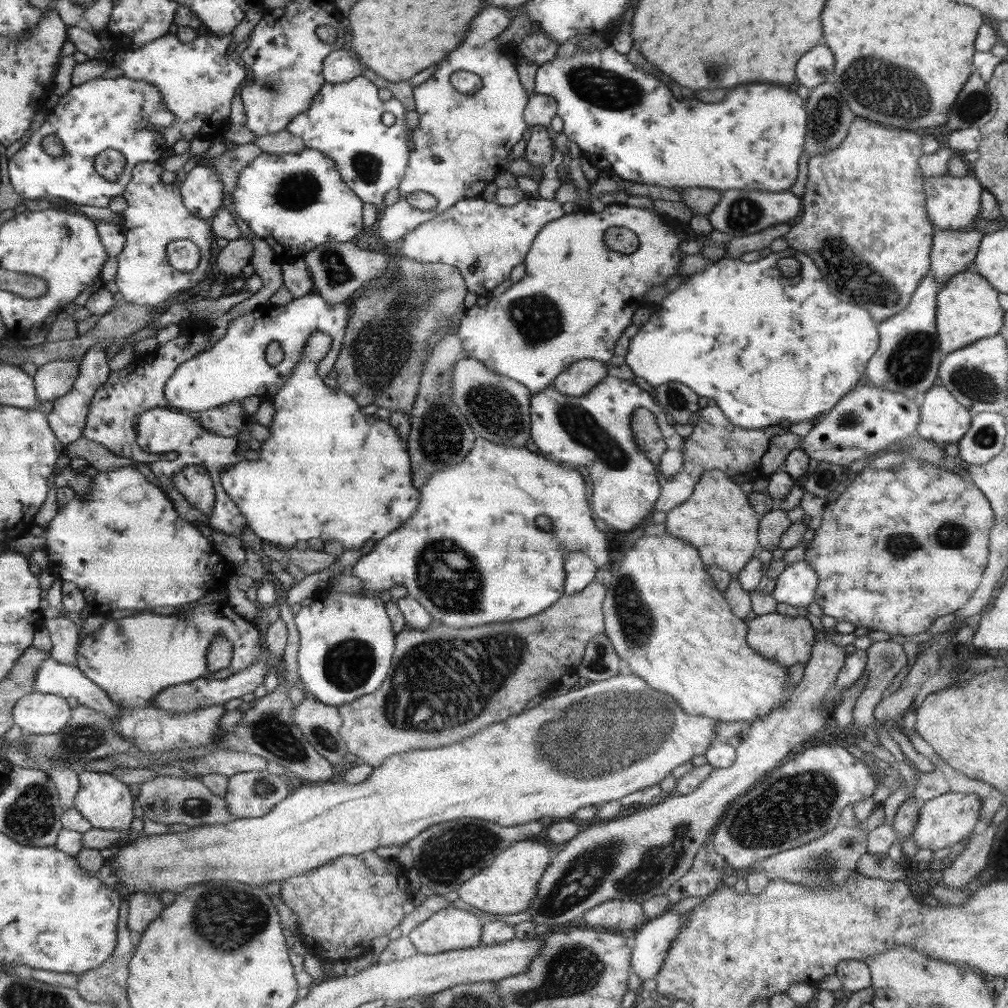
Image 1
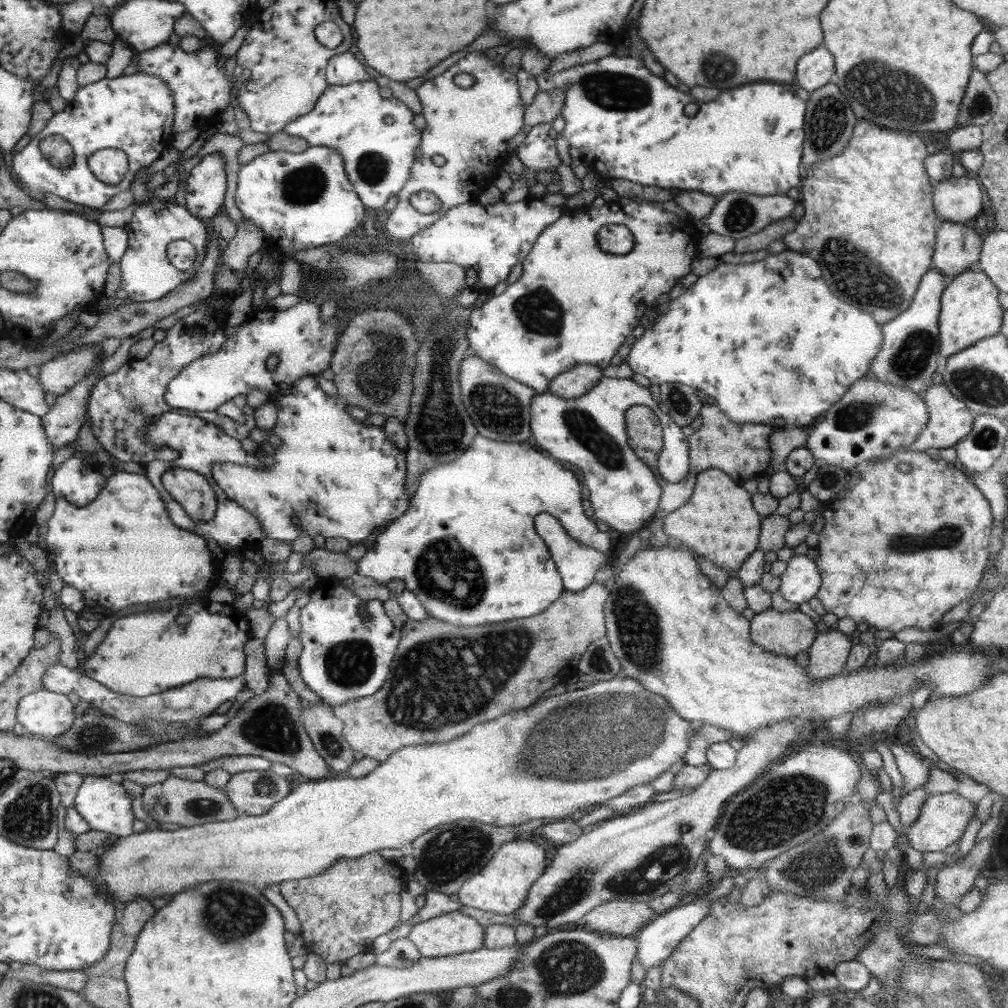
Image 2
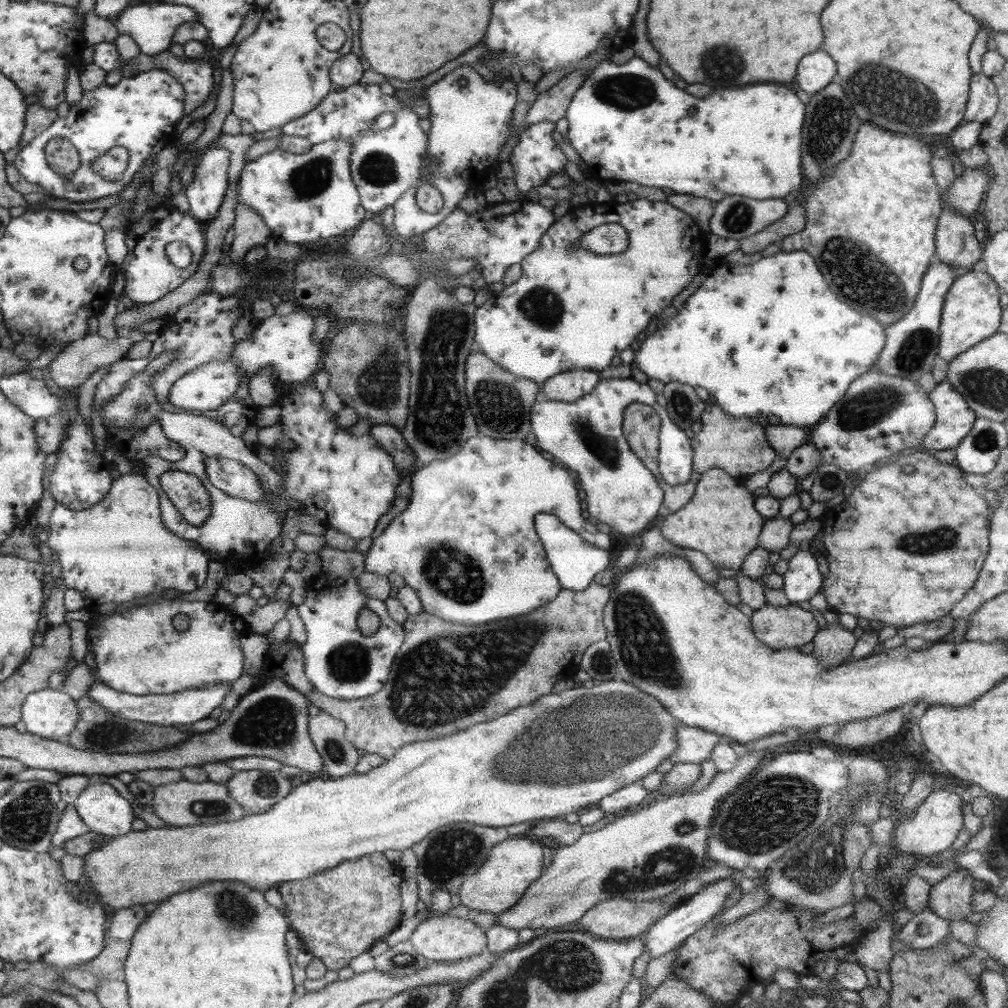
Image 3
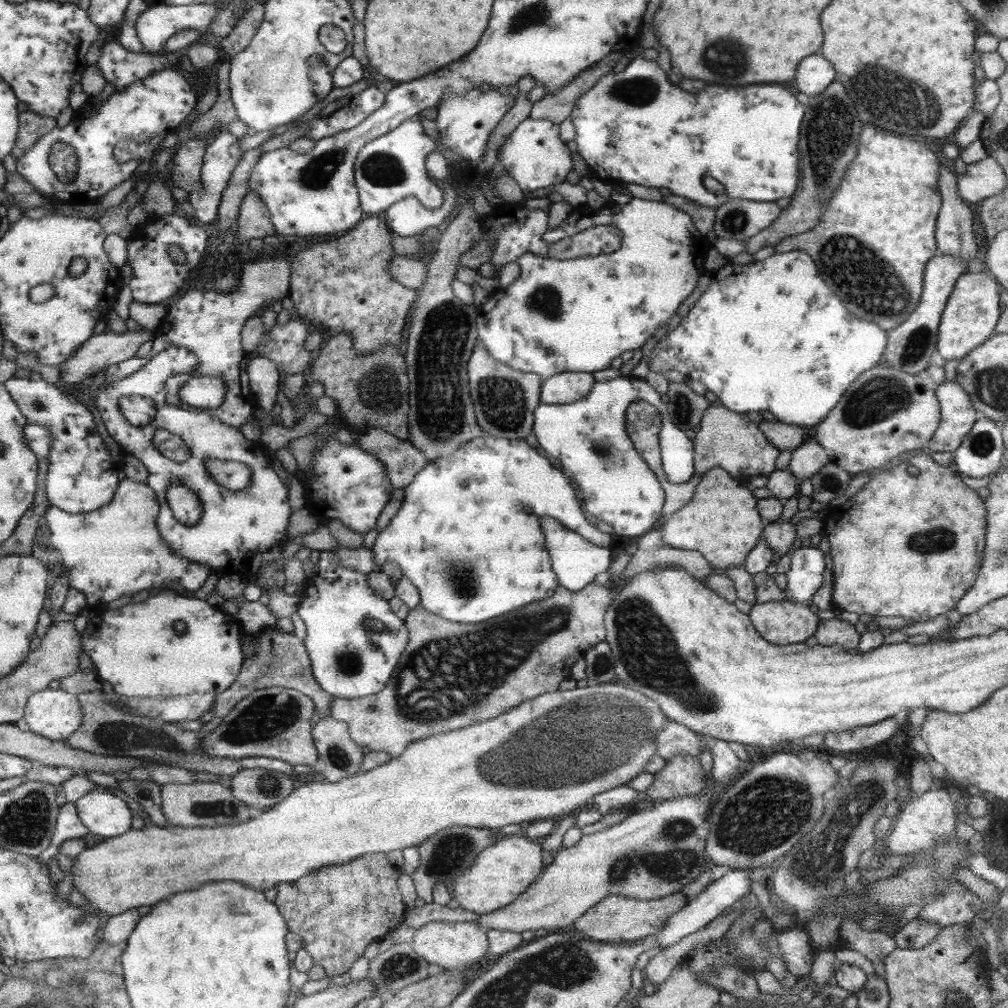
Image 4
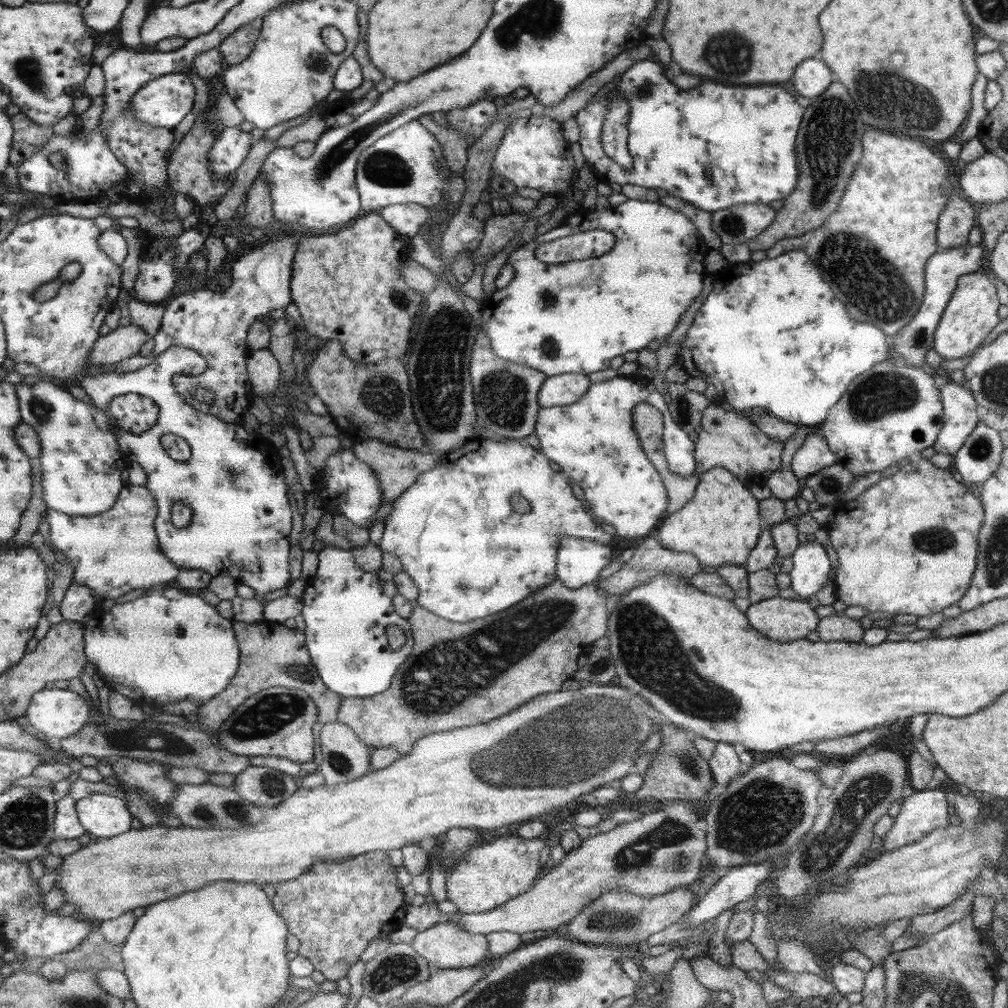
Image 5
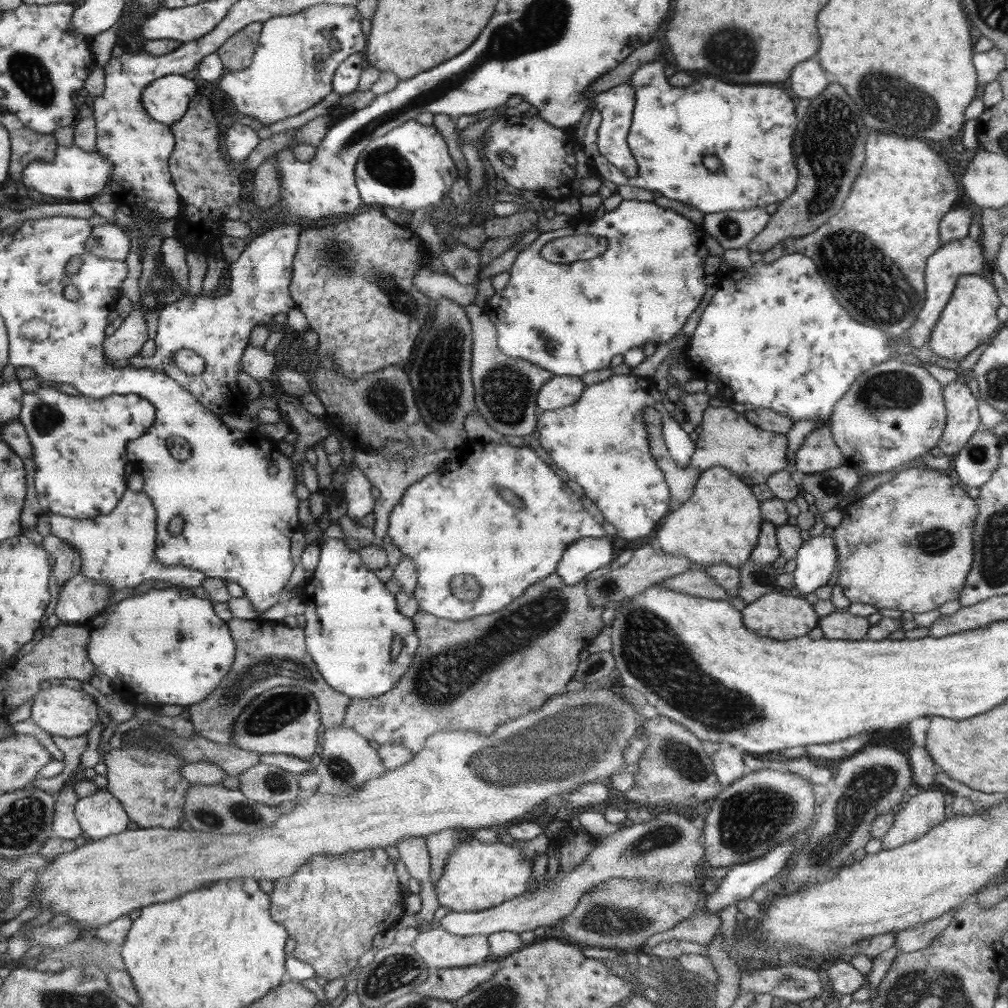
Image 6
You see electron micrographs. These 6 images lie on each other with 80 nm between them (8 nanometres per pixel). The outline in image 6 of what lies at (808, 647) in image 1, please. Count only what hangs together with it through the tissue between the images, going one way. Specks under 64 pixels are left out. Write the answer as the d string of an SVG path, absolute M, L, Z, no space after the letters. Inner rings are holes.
M772 591L764 594L754 602L747 603L747 606L741 611L744 626L754 631L756 634L764 637L786 640L798 638L808 634L819 624L820 617L813 609L813 605L808 603L806 598L799 596L795 592Z

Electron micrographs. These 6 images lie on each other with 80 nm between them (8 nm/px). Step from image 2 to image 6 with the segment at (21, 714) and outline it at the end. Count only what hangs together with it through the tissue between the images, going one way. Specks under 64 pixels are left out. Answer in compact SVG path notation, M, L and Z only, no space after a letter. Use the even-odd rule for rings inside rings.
M63 684L55 685L49 689L40 688L33 698L34 703L32 704L30 718L50 736L86 737L98 720L99 706L95 698L84 693L82 689L76 690Z

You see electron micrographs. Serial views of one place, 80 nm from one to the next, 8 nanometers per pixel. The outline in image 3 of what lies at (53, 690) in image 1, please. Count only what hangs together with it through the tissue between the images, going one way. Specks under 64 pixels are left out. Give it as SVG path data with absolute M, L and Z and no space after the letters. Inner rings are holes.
M95 679L92 686L87 690L86 695L97 702L97 707L109 710L111 713L126 718L126 720L154 723L158 726L168 727L175 724L196 723L197 721L208 718L210 712L222 704L224 696L230 690L231 684L232 682L219 682L214 686L191 688L190 690L184 690L184 692L173 692L172 694L134 696L134 694L118 692L102 681Z

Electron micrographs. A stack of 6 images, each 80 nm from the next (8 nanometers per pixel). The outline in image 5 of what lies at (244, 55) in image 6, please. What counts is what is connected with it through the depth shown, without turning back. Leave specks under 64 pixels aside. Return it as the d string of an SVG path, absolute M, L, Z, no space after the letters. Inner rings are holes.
M257 18L245 24L242 28L235 30L232 35L220 43L218 49L226 65L240 64L243 60L247 60L254 43L260 37L262 25L262 19Z

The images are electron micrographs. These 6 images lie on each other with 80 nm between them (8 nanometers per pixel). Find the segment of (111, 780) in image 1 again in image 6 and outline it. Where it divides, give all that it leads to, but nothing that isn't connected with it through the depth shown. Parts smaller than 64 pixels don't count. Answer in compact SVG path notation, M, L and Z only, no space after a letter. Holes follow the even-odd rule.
M106 789L78 800L75 817L88 840L125 831L130 821L122 804Z

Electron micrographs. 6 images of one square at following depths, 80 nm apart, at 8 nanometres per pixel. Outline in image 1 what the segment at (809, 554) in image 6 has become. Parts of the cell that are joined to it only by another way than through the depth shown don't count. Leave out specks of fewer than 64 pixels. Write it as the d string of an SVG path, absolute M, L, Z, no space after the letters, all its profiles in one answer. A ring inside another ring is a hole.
M799 560L790 563L775 581L772 596L777 602L808 608L814 601L819 580L810 563Z

